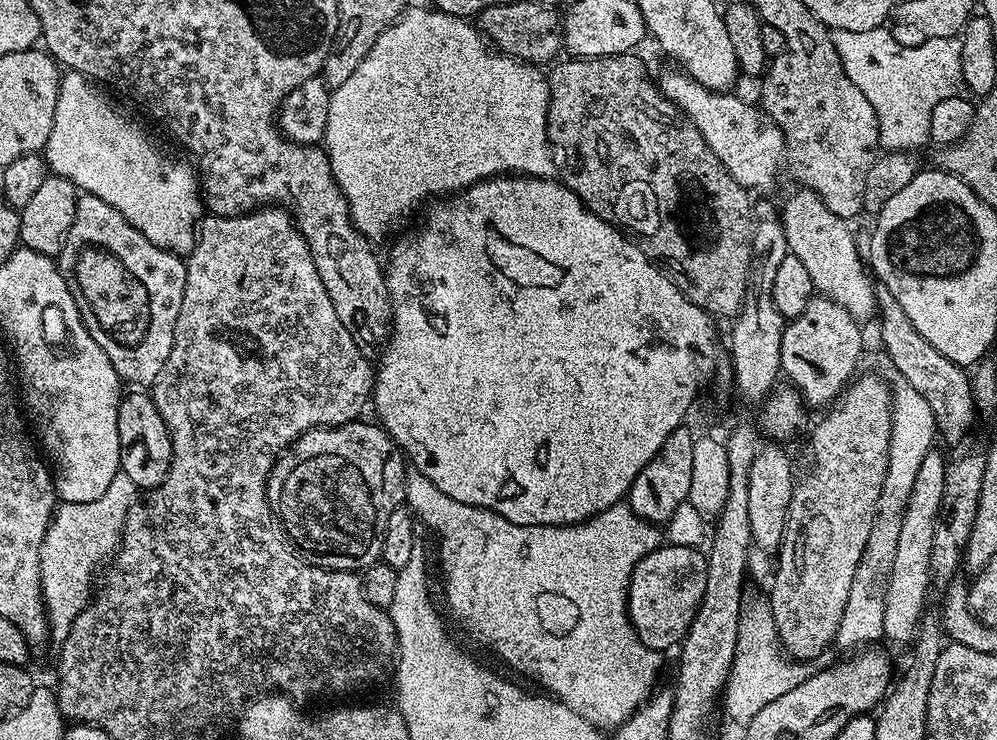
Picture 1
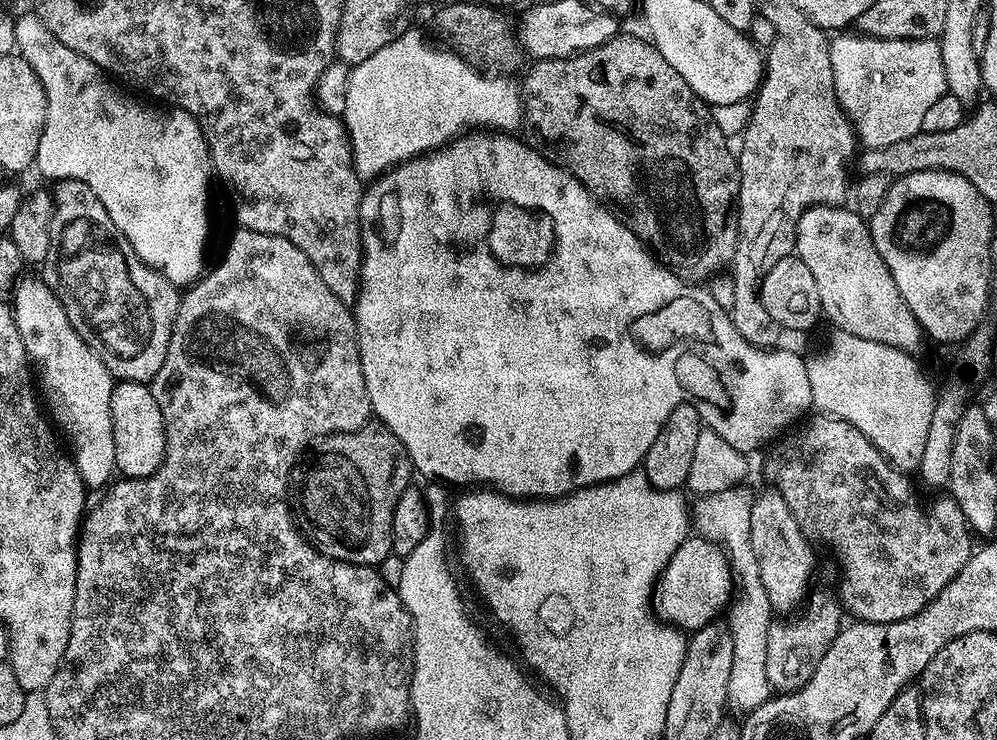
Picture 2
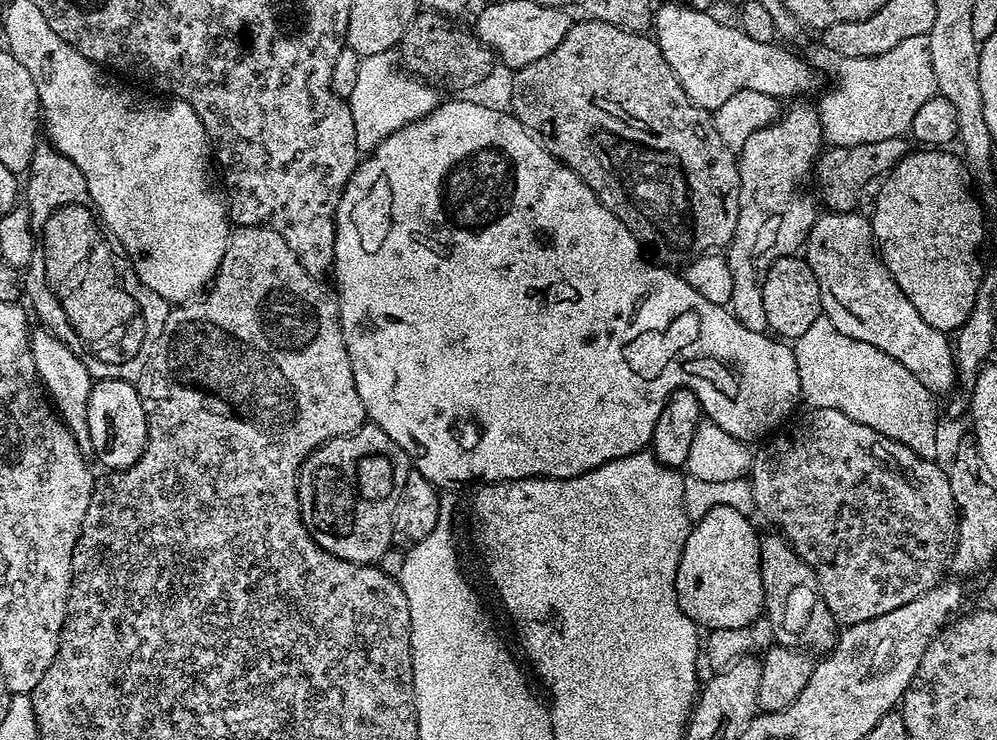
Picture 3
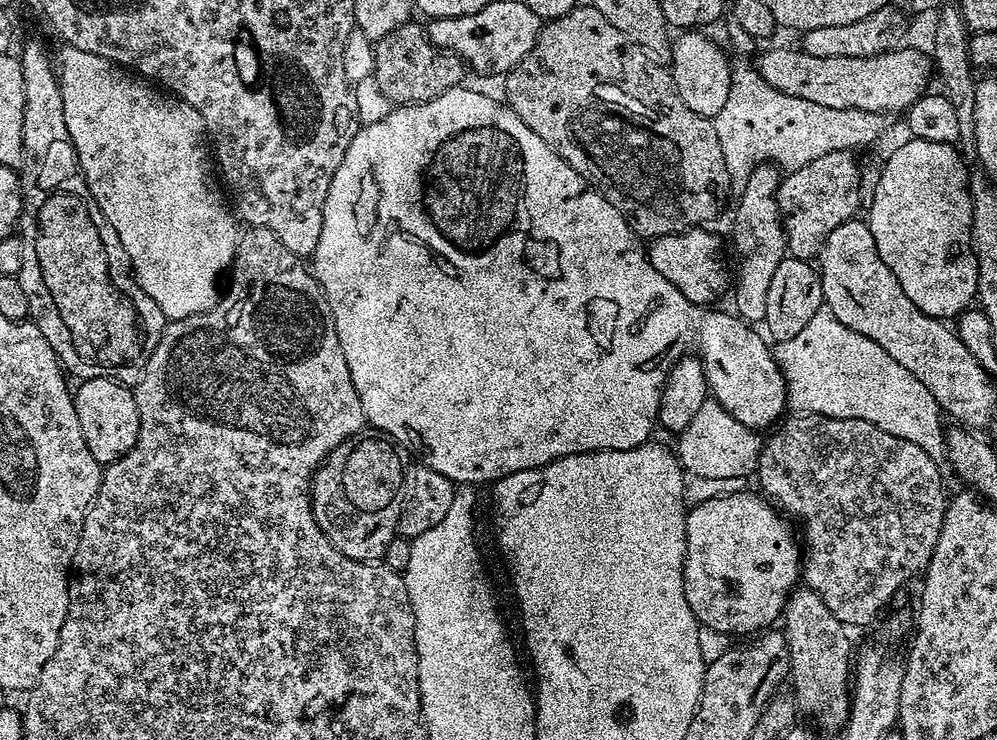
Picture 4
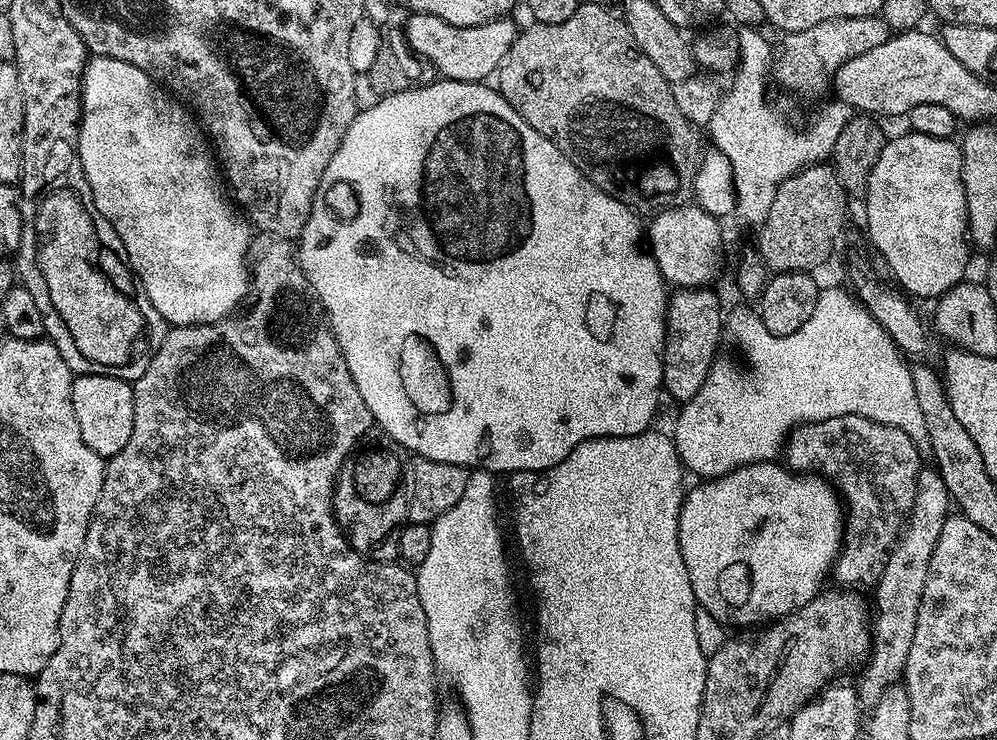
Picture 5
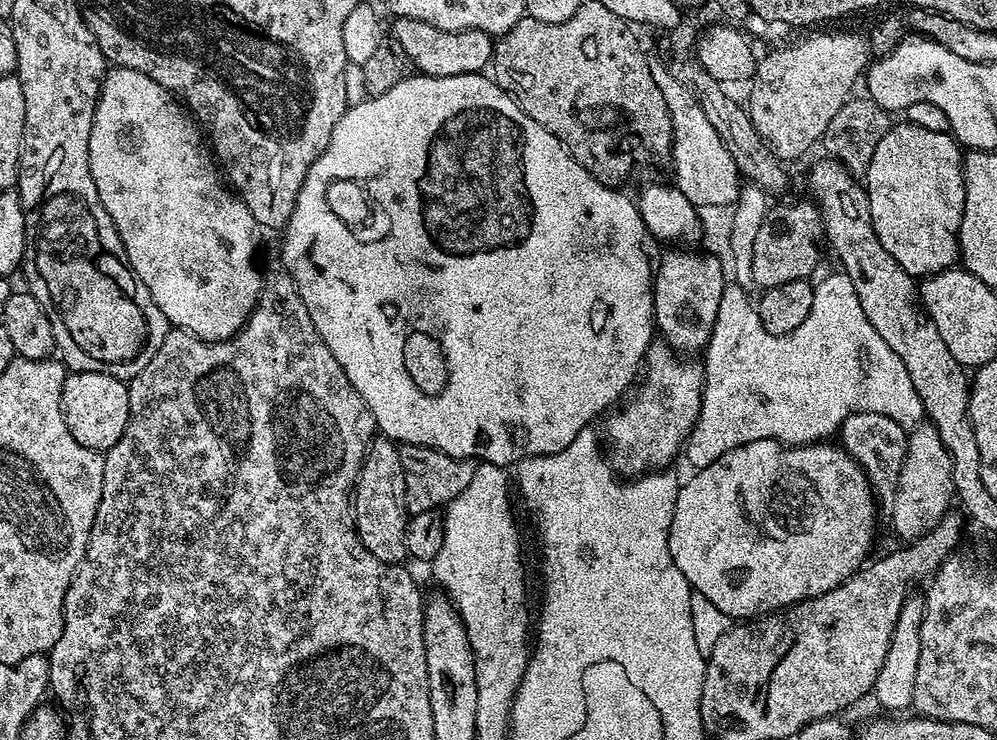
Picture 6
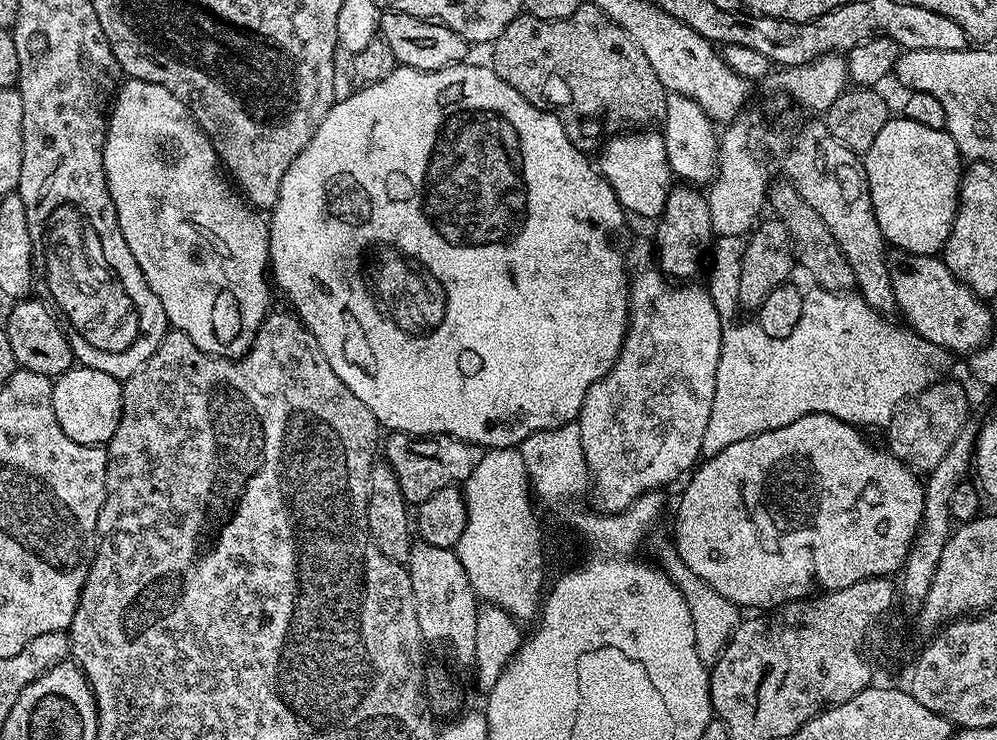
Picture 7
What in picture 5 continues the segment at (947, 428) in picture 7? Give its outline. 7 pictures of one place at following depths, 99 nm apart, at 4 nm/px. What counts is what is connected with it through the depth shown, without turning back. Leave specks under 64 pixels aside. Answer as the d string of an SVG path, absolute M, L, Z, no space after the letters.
M928 466L918 478L918 490L914 498L912 513L908 516L900 539L892 548L888 565L882 570L880 580L874 585L874 615L871 617L872 648L864 661L858 683L861 705L871 710L886 694L890 686L901 683L906 666L906 654L910 654L910 642L914 642L914 626L918 622L918 606L922 590L926 586L926 574L930 566L930 554L938 546L938 534L942 534L942 522L950 514L950 497L946 482L942 482L935 467Z

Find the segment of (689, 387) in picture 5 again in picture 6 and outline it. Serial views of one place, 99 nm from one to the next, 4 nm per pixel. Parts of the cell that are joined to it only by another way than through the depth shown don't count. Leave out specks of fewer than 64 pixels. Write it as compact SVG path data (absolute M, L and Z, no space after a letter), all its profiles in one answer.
M668 252L655 265L652 281L652 314L657 329L665 332L667 343L681 353L691 348L703 350L708 347L708 339L714 330L714 318L718 318L718 306L722 302L722 290L726 283L726 275L718 258L709 254L696 252Z

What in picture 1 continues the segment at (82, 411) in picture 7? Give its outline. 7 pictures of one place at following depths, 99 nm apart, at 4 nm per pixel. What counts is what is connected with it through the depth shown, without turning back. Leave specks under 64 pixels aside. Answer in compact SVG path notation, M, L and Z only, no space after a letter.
M132 390L120 402L118 410L118 442L120 443L120 471L134 482L138 490L151 490L168 476L172 461L172 439L166 422L153 402L151 395L144 390Z

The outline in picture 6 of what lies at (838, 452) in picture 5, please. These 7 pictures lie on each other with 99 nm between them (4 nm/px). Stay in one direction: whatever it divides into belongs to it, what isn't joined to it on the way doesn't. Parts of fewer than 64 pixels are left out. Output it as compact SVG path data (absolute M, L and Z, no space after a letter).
M855 412L840 423L838 443L848 451L848 455L853 456L860 463L860 469L868 476L877 501L884 506L894 503L908 444L905 425L894 422L894 418L886 418L886 414Z

